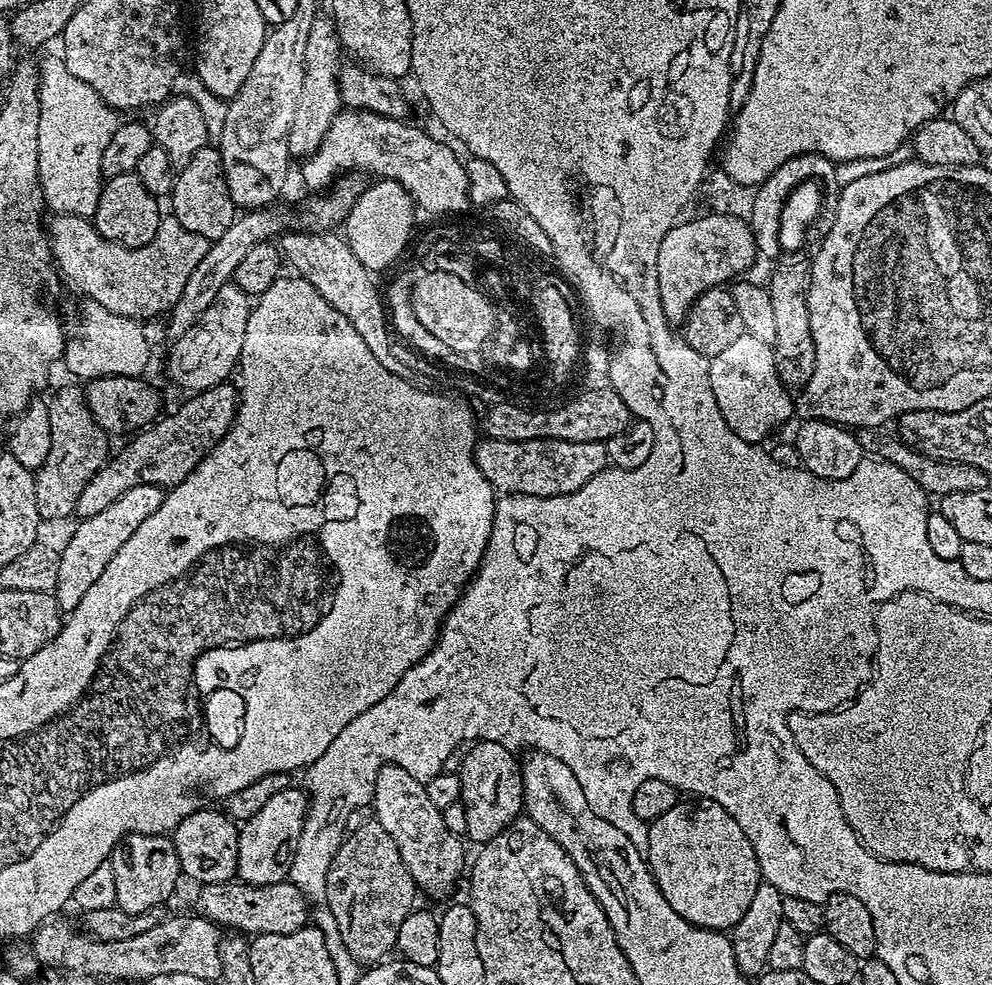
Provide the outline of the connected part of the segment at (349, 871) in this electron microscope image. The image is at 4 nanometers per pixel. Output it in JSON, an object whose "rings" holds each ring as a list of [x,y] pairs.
{"rings":[[[377,820],[345,835],[339,859],[342,864],[344,860],[340,876],[352,887],[352,909],[348,912],[348,926],[343,929],[345,946],[360,966],[371,966],[395,949],[398,926],[414,911],[412,903],[418,889],[394,838],[382,830]]]}

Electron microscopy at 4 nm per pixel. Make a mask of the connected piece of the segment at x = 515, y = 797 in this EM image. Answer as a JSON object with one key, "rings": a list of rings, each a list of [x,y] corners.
{"rings":[[[489,740],[475,741],[463,753],[458,773],[462,782],[460,804],[464,808],[464,828],[469,836],[467,839],[472,839],[476,846],[489,844],[494,837],[502,834],[502,830],[506,830],[506,826],[521,819],[524,812],[524,787],[520,773],[521,761],[518,756],[516,760],[516,756],[513,749]]]}

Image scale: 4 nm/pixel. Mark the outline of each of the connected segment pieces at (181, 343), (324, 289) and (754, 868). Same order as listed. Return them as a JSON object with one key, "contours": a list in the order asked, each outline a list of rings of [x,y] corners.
{"contours":[[[[235,282],[218,290],[218,298],[200,315],[200,320],[186,334],[175,337],[168,356],[168,376],[176,384],[189,388],[189,393],[205,392],[225,383],[237,371],[246,326],[252,313],[253,301]]],[[[292,230],[285,233],[280,240],[280,248],[285,261],[290,262],[292,269],[301,279],[304,279],[316,290],[326,302],[338,310],[363,341],[371,348],[382,366],[393,371],[401,371],[402,366],[396,354],[394,338],[387,322],[386,306],[380,291],[374,282],[375,277],[368,268],[362,266],[354,254],[347,239],[333,231],[309,232],[307,230]]],[[[703,798],[688,803],[692,804],[679,802],[672,810],[647,825],[648,868],[652,871],[662,898],[666,898],[666,902],[670,902],[670,906],[674,906],[674,910],[686,918],[686,922],[700,928],[731,930],[742,914],[746,914],[754,898],[754,890],[758,890],[762,883],[754,846],[750,838],[742,834],[742,826],[738,826],[738,822],[734,822],[734,818],[730,818],[722,806]]]]}

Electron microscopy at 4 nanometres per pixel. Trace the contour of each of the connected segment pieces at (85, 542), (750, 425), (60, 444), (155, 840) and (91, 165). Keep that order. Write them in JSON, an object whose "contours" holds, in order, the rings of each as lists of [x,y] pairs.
{"contours":[[[[139,484],[126,490],[126,494],[114,498],[106,510],[79,521],[80,525],[73,530],[64,549],[61,547],[58,552],[60,561],[54,595],[61,613],[67,614],[75,610],[78,602],[82,602],[82,597],[86,595],[86,590],[98,582],[102,570],[106,570],[106,565],[110,563],[110,558],[114,558],[114,554],[118,554],[122,545],[132,537],[134,530],[138,530],[138,526],[142,526],[142,522],[146,522],[146,518],[150,518],[150,514],[162,506],[165,495],[165,489],[159,488],[157,484]]],[[[741,342],[722,350],[722,354],[711,357],[711,361],[714,398],[718,402],[718,410],[722,410],[726,426],[730,426],[738,438],[763,445],[764,439],[792,416],[792,400],[788,397],[791,395],[778,378],[772,345]]],[[[83,387],[60,388],[56,392],[56,397],[47,401],[47,405],[50,414],[50,454],[46,454],[46,462],[42,462],[42,466],[34,472],[36,478],[34,498],[38,502],[40,519],[44,522],[64,520],[68,515],[71,517],[78,506],[78,498],[82,498],[82,490],[86,490],[94,474],[98,474],[98,470],[110,459],[110,451],[108,452],[110,437],[102,430],[102,426],[98,426],[94,414],[90,414],[88,397]]],[[[128,832],[116,843],[110,857],[110,863],[114,870],[114,894],[116,895],[115,907],[126,910],[126,914],[142,914],[151,908],[159,908],[172,896],[176,883],[182,880],[178,854],[174,850],[174,842],[171,835],[161,834],[134,834]]],[[[63,59],[39,65],[40,121],[38,174],[45,205],[61,216],[90,218],[96,212],[102,187],[102,154],[122,123],[117,109],[108,105],[86,82],[66,70]]]]}

